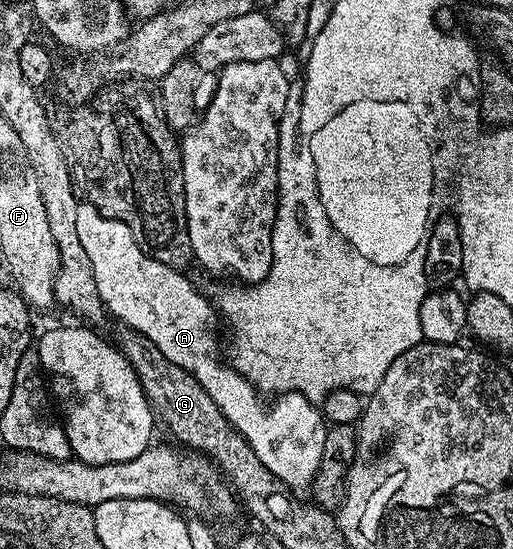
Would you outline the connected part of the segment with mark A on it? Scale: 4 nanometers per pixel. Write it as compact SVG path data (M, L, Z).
M83 201L77 209L77 237L93 265L97 293L104 308L110 314L112 311L130 330L139 331L149 341L153 341L170 362L175 362L177 366L195 377L201 388L205 389L205 392L209 393L216 402L217 408L224 414L231 426L238 430L245 442L252 447L257 460L261 461L270 473L275 474L296 493L303 493L306 487L308 490L319 468L327 436L328 424L325 422L322 410L312 400L296 391L286 391L285 394L274 396L268 401L255 390L252 380L241 377L241 373L237 373L234 367L226 362L219 363L219 339L214 331L215 323L217 324L217 312L212 300L208 296L206 299L183 276L182 270L165 265L147 254L133 237L129 225L105 217L93 205Z

